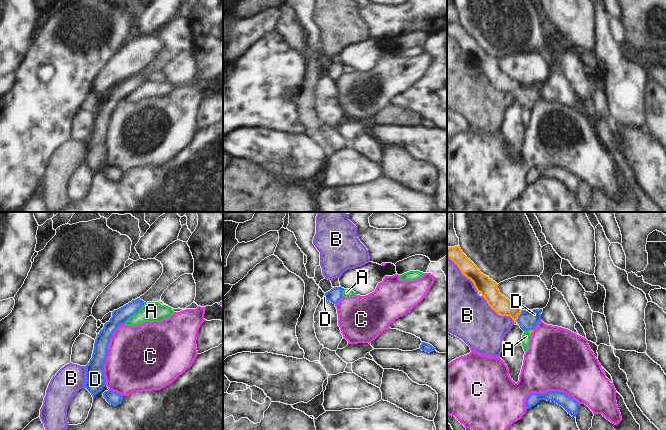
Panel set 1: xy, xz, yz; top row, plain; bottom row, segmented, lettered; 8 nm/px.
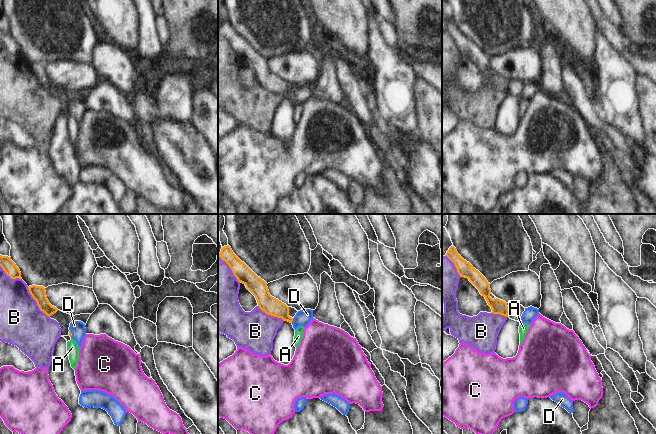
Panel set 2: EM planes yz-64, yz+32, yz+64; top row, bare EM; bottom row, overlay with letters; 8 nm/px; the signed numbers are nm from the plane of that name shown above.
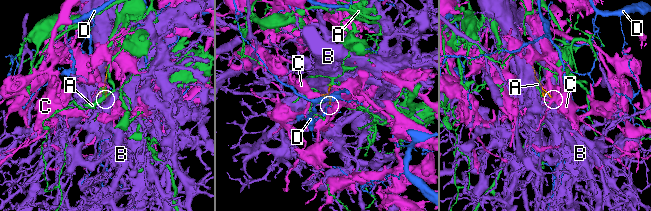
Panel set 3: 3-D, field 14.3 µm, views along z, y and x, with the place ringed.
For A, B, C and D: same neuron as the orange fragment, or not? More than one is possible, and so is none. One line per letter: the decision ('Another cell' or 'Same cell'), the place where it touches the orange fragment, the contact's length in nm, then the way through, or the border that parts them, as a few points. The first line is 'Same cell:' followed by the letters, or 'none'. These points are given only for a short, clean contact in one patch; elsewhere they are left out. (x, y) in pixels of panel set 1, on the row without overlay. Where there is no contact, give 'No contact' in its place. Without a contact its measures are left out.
Same cell: D
A: Another cell. Touches orange at yz (530, 108). Shared border 40 nm. Boundary: yz (528, 107), (531, 109)
B: Another cell. Touches orange at yz (497, 89). Shared border 340 nm
C: Another cell. Touches orange at yz (532, 107). Shared border 30 nm. Boundary: yz (533, 106), (531, 108)
D: Same cell. Touches orange at yz (517, 93). Shared border 120 nm. Path across: yz (500, 80), (508, 84), (517, 93), (528, 95)

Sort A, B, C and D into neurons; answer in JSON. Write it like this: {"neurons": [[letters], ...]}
{"neurons": [["A"], ["B"], ["C"], ["D"]]}

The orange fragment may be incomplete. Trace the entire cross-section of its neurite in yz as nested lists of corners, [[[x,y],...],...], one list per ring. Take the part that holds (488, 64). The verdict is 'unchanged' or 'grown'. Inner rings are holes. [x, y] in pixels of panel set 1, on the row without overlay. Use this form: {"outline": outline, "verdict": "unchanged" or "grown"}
{"outline": [[[460,22],[447,24],[447,32],[458,42],[462,50],[473,58],[476,66],[484,73],[492,86],[500,92],[510,92],[523,107],[533,108],[541,96],[539,85],[522,86],[517,80],[503,72],[498,65],[498,60],[481,49],[463,29]]], "verdict": "grown"}

